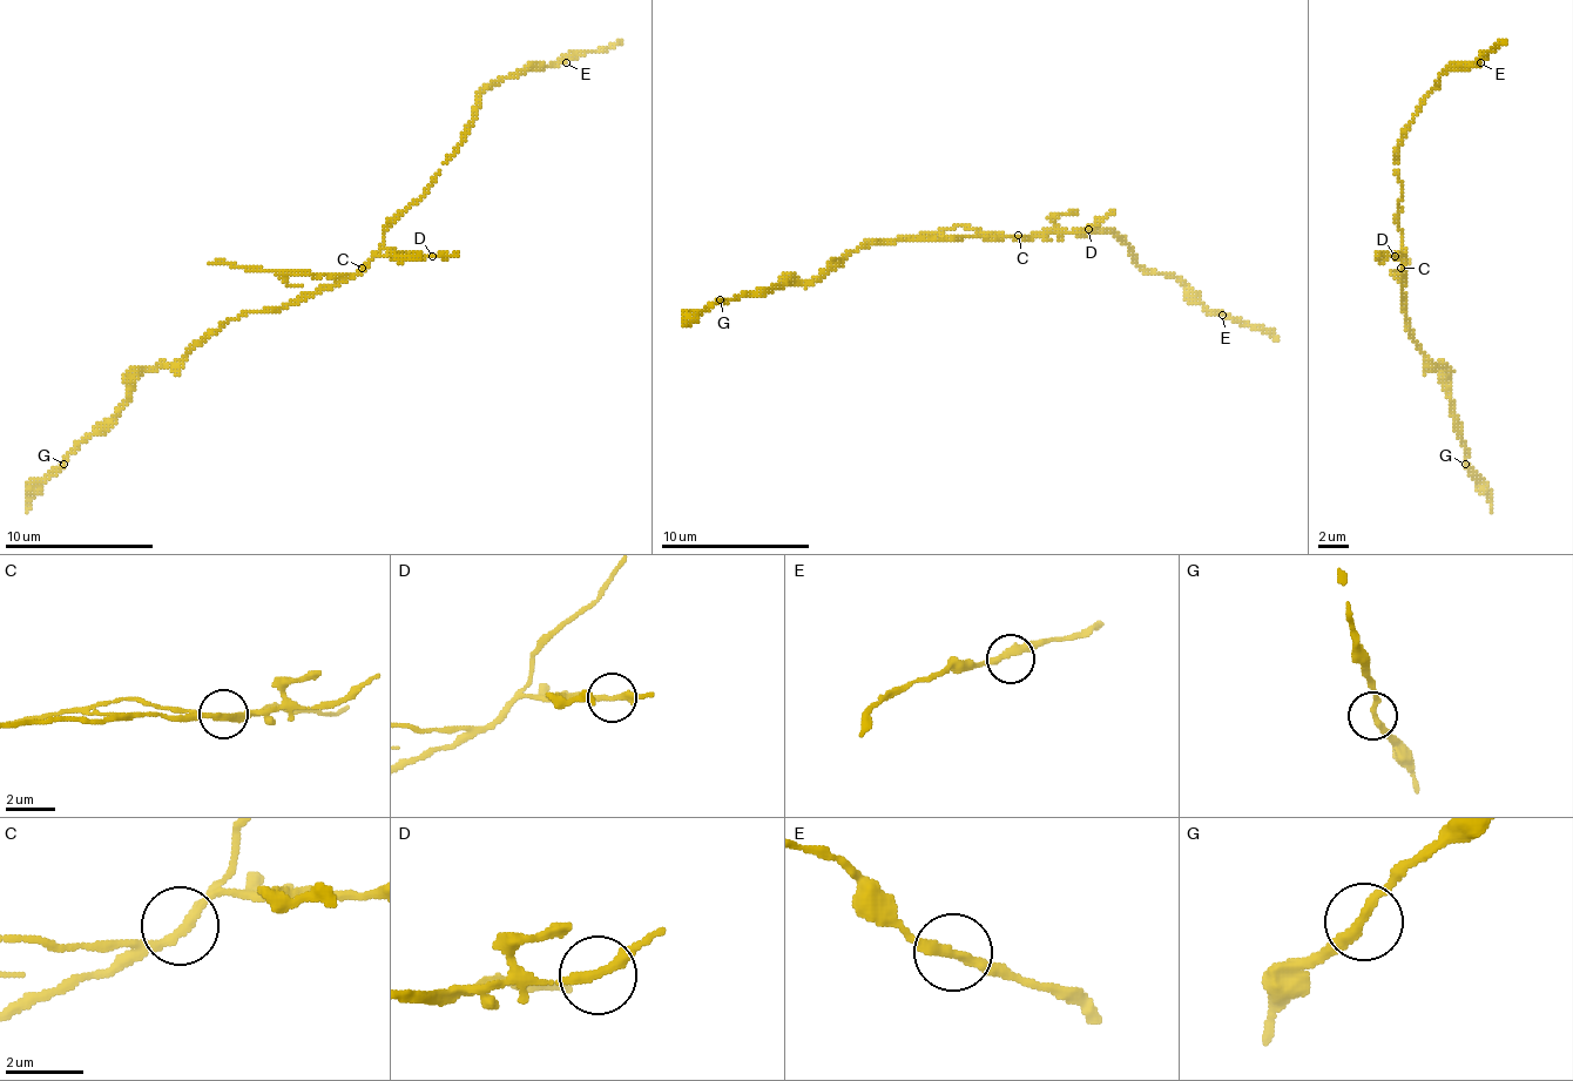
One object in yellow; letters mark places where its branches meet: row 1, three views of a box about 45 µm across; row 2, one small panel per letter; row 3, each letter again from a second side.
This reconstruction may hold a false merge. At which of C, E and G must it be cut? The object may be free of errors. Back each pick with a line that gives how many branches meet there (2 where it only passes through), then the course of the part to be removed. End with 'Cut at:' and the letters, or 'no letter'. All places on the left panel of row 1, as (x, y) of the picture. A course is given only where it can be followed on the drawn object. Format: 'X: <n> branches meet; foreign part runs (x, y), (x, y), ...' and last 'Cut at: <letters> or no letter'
C: 2 branches meet; foreign part runs (362, 267), (358, 275), (298, 275), (209, 263)
Cut at: C

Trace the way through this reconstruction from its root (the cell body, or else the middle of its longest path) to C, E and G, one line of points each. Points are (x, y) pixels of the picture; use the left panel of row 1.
C: (339, 278), (350, 278), (362, 267)
E: (339, 278), (350, 278), (372, 256), (384, 234), (425, 193), (461, 141), (477, 100), (492, 85), (566, 62)
G: (339, 278), (279, 308), (242, 311), (206, 333), (179, 360), (146, 371), (134, 383), (130, 397), (63, 464)

